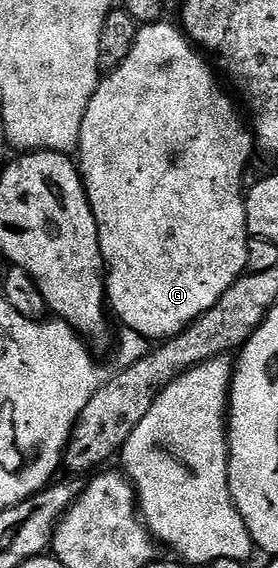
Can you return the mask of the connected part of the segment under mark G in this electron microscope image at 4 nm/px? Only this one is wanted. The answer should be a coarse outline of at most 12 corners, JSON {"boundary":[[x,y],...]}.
{"boundary":[[183,28],[86,107],[107,304],[181,333],[246,272],[253,130]]}

